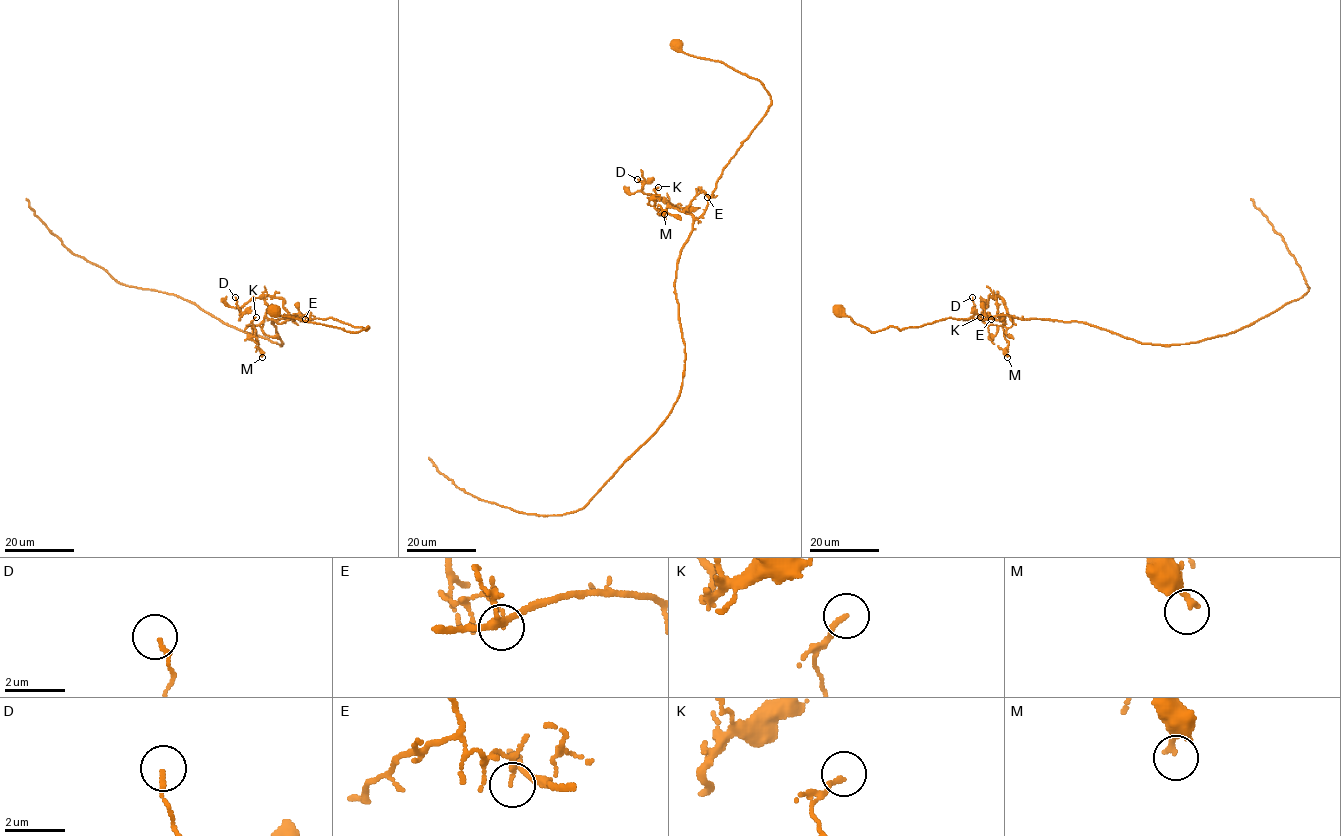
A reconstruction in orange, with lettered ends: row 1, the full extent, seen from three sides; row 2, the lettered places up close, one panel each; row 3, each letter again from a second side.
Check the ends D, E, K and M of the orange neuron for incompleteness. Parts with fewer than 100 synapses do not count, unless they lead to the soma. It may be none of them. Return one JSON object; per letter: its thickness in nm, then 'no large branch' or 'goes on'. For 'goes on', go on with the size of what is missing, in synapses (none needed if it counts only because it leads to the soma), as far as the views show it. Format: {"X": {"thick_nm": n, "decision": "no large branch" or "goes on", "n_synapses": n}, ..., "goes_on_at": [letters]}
{"D": {"thick_nm": 120, "decision": "no large branch"}, "E": {"thick_nm": 80, "decision": "no large branch"}, "K": {"thick_nm": 140, "decision": "no large branch"}, "M": {"thick_nm": 220, "decision": "no large branch"}, "goes_on_at": []}

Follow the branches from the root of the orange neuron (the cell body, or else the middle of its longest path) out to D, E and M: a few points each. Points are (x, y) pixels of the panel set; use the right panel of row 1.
D: (837, 309), (872, 333), (946, 318), (1011, 316), (998, 295), (991, 296), (978, 314), (972, 297)
E: (837, 309), (875, 333), (946, 318), (1011, 316), (998, 295), (998, 316), (1004, 324), (991, 319)
M: (837, 309), (875, 333), (946, 318), (1011, 316), (998, 295), (1007, 357)

